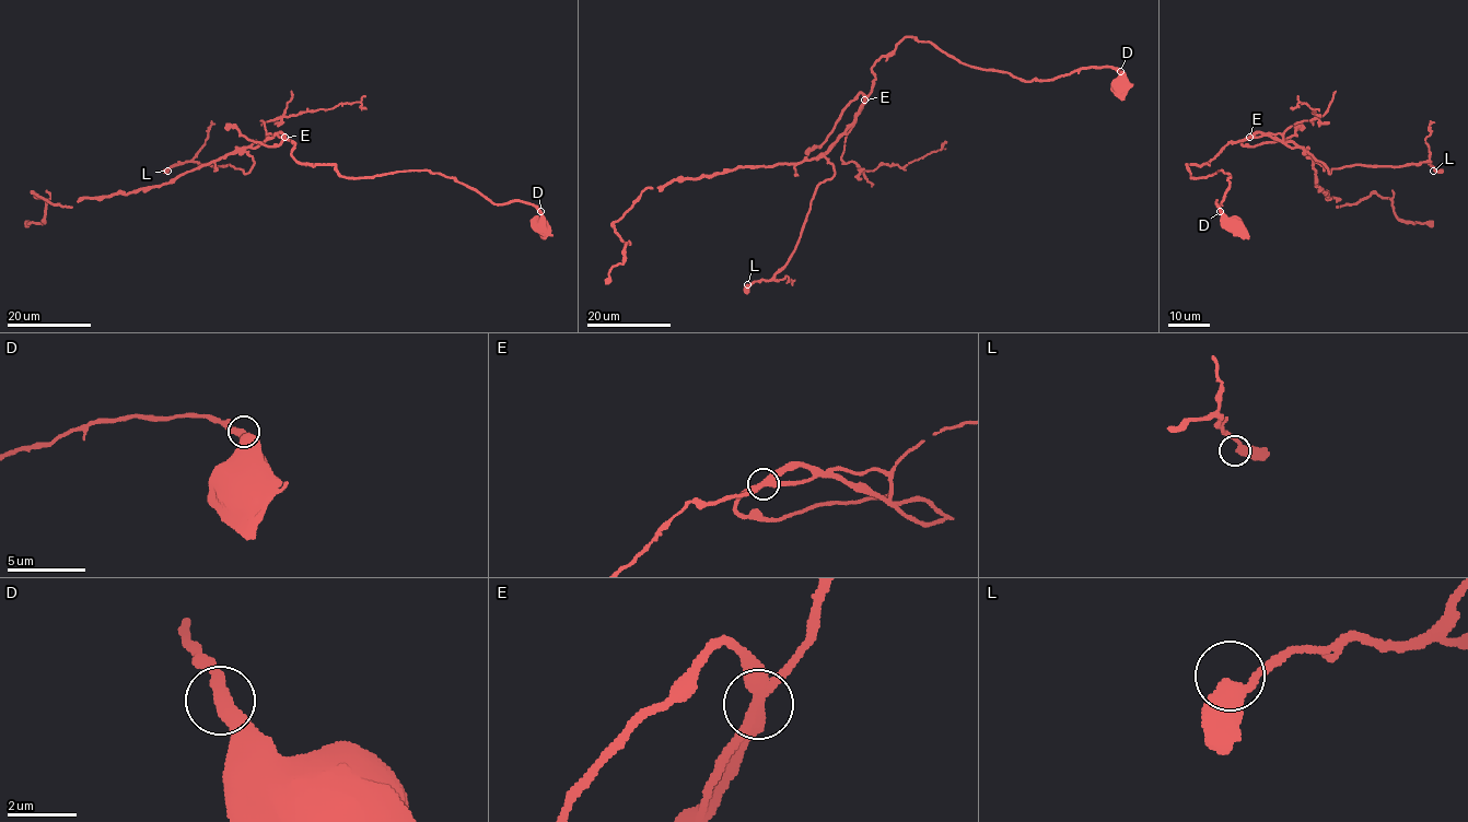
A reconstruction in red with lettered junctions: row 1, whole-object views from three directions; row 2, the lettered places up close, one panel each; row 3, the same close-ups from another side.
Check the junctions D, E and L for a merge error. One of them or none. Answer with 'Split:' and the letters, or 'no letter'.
Split: no letter

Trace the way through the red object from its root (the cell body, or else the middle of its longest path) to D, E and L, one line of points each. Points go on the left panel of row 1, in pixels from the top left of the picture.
D: (543, 224), (540, 211)
E: (543, 224), (532, 204), (494, 203), (428, 171), (344, 177), (335, 165), (300, 164), (284, 137)
L: (543, 224), (532, 204), (428, 171), (300, 164), (277, 134), (243, 150), (246, 173), (167, 171)

